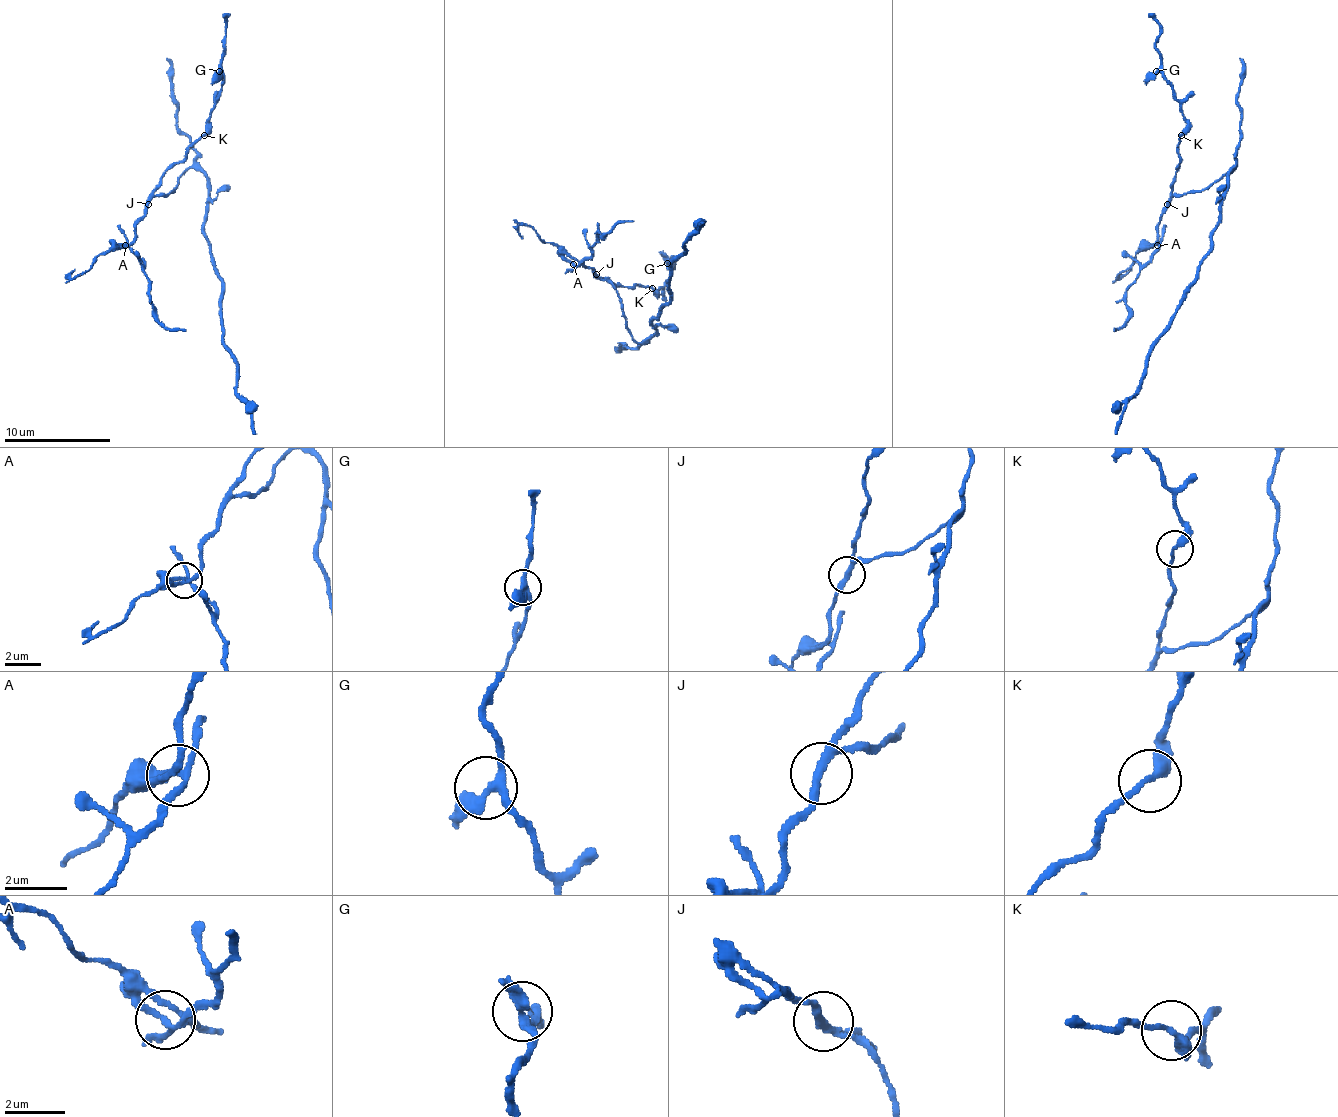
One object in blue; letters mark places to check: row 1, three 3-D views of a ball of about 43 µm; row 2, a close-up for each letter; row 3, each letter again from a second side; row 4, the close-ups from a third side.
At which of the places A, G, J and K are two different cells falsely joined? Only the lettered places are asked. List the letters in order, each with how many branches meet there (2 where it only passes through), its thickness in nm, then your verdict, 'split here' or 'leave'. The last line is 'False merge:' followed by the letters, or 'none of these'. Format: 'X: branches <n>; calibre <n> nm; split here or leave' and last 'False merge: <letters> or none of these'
A: branches 3; calibre 180 nm; split here
G: branches 3; calibre 280 nm; leave
J: branches 3; calibre 240 nm; split here
K: branches 2; calibre 240 nm; leave
False merge: A, J

